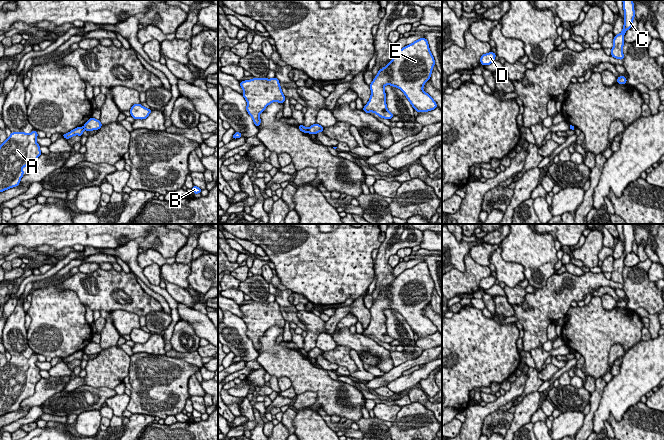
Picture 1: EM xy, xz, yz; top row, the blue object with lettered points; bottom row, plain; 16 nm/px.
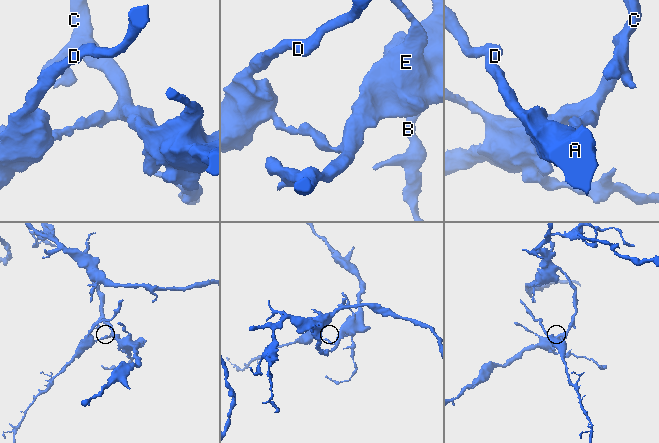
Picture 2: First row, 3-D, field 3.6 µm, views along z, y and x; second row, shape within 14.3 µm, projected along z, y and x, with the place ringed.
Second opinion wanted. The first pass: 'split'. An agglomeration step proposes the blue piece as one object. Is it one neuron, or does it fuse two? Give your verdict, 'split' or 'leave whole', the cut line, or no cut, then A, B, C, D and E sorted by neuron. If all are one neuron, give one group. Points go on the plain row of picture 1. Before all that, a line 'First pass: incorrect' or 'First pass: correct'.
First pass: correct
split | xz (307, 352), (308, 356) | A D / B C E

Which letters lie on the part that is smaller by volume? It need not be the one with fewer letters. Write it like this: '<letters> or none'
A, D

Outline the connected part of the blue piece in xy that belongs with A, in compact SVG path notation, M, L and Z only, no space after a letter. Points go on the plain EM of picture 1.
M36 354L30 358L12 356L0 369L0 416L18 410L24 399L22 393L36 388L42 378L37 361Z

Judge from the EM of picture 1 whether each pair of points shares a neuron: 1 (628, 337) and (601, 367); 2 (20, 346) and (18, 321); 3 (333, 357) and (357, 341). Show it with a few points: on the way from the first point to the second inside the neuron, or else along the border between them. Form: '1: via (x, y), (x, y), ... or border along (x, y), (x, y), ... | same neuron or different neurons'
1: via (617, 337), (614, 337), (601, 350), (601, 356) | same neuron
2: via (18, 340), (18, 327) | same neuron
3: border along (338, 344), (352, 349) | different neurons

